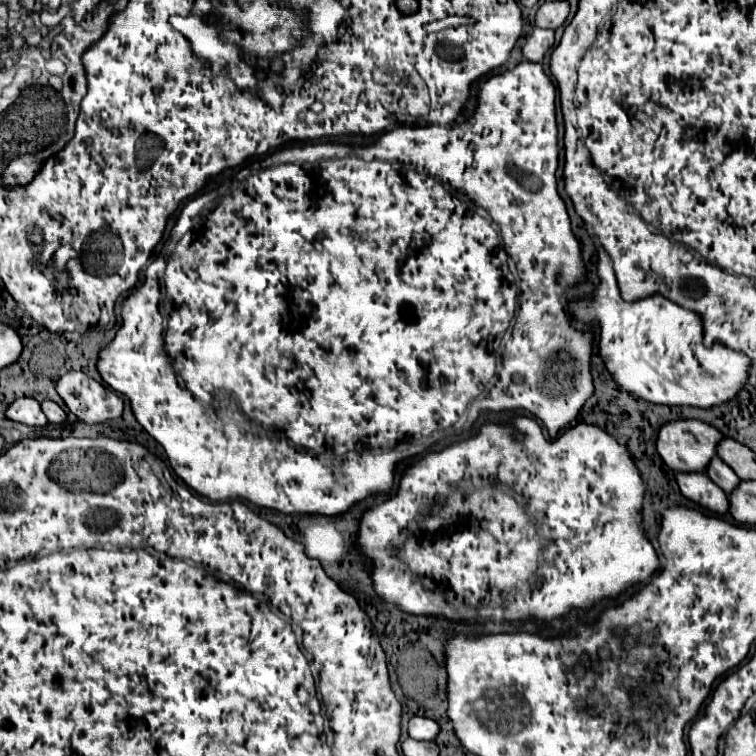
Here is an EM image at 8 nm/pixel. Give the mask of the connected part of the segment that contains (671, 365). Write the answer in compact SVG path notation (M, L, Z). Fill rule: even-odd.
M595 242L595 248L597 248L597 276L599 276L599 282L597 286L593 288L593 292L587 296L587 298L579 298L579 300L571 300L569 302L569 314L573 320L577 322L583 322L587 326L599 326L599 356L603 358L605 362L605 368L611 372L613 380L617 382L619 388L627 390L629 394L635 394L637 398L641 400L647 400L647 402L653 402L653 404L663 404L663 406L693 406L693 408L713 408L713 406L721 406L721 404L727 404L731 402L733 398L739 396L739 392L745 388L749 376L751 376L751 366L753 362L739 350L731 350L729 346L723 346L721 342L715 342L715 346L707 348L703 346L703 322L699 322L699 314L695 314L693 310L683 310L679 306L675 306L675 302L671 302L669 298L663 298L661 294L651 294L651 298L643 298L643 300L635 300L635 302L627 302L621 298L619 294L619 286L617 286L617 278L615 278L615 272L613 272L613 266L611 266L611 258L607 258L605 250L601 246L597 246Z

